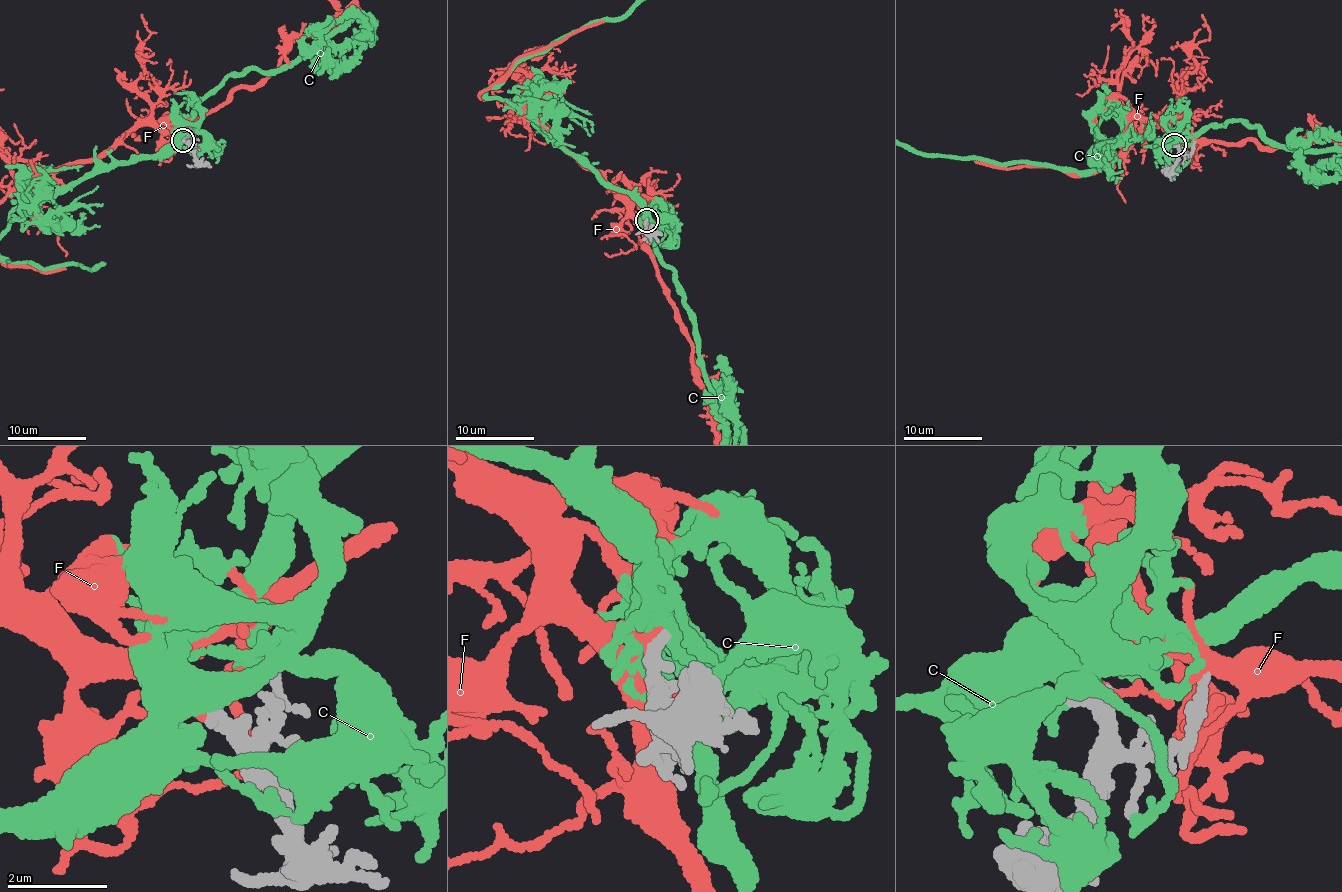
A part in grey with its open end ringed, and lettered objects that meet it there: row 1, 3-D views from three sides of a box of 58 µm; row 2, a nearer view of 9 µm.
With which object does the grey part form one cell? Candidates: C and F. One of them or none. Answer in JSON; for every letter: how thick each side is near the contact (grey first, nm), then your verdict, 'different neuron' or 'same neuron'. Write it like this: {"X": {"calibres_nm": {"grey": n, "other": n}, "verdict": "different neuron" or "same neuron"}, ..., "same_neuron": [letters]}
{"C": {"calibres_nm": {"grey": 380, "other": 550}, "verdict": "same neuron"}, "F": {"calibres_nm": {"grey": 420, "other": 160}, "verdict": "different neuron"}, "same_neuron": ["C"]}

